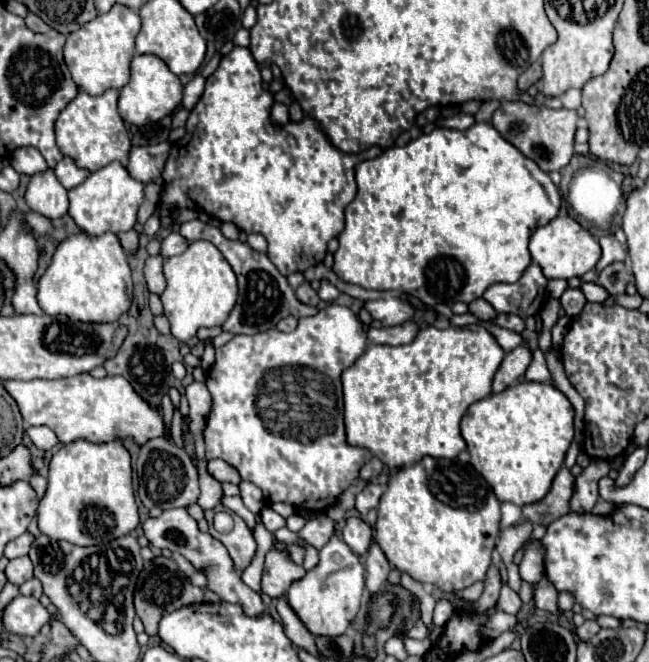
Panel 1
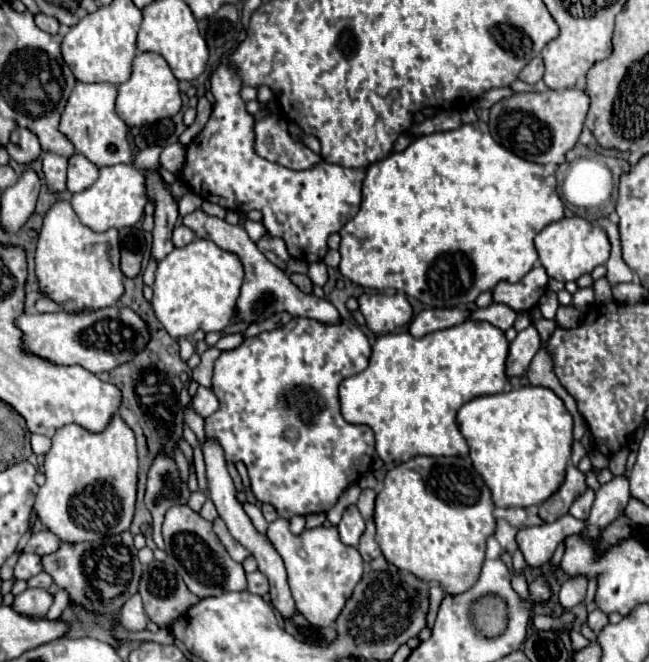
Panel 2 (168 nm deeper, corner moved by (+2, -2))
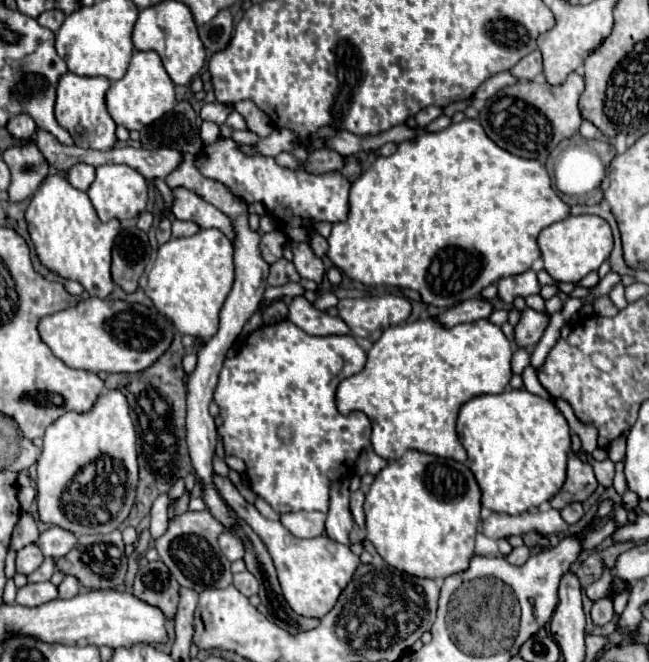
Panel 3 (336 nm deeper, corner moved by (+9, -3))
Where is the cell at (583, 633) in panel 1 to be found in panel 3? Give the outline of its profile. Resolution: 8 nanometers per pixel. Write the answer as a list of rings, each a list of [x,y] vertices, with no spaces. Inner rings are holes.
[[[608,597],[598,599],[598,601],[592,605],[590,617],[592,617],[592,623],[594,623],[594,625],[606,625],[606,623],[610,623],[610,621],[614,619],[612,599],[608,599]]]

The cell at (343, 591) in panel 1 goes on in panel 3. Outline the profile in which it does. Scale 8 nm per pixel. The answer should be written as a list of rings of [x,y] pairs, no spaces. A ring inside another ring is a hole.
[[[214,475],[214,483],[218,491],[222,493],[222,497],[226,499],[226,503],[234,509],[234,513],[240,519],[244,519],[268,547],[268,553],[276,565],[276,573],[278,573],[284,599],[292,607],[292,611],[302,617],[322,619],[336,605],[342,589],[350,583],[356,567],[360,565],[360,559],[350,551],[348,545],[330,541],[330,537],[326,535],[312,537],[312,539],[294,537],[280,521],[270,521],[262,517],[254,505],[246,503],[246,499],[236,491],[230,479]]]

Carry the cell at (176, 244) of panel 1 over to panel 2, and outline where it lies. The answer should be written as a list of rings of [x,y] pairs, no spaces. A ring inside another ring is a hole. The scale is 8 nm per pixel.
[[[177,226],[173,230],[173,244],[175,246],[187,246],[189,242],[195,240],[195,234],[191,228],[185,228],[185,226]]]

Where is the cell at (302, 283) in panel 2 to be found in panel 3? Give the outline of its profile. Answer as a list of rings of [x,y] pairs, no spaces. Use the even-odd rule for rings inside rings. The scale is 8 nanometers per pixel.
[[[280,259],[270,267],[270,275],[268,275],[268,285],[286,285],[288,281],[300,281],[298,271],[294,269],[294,263]]]

